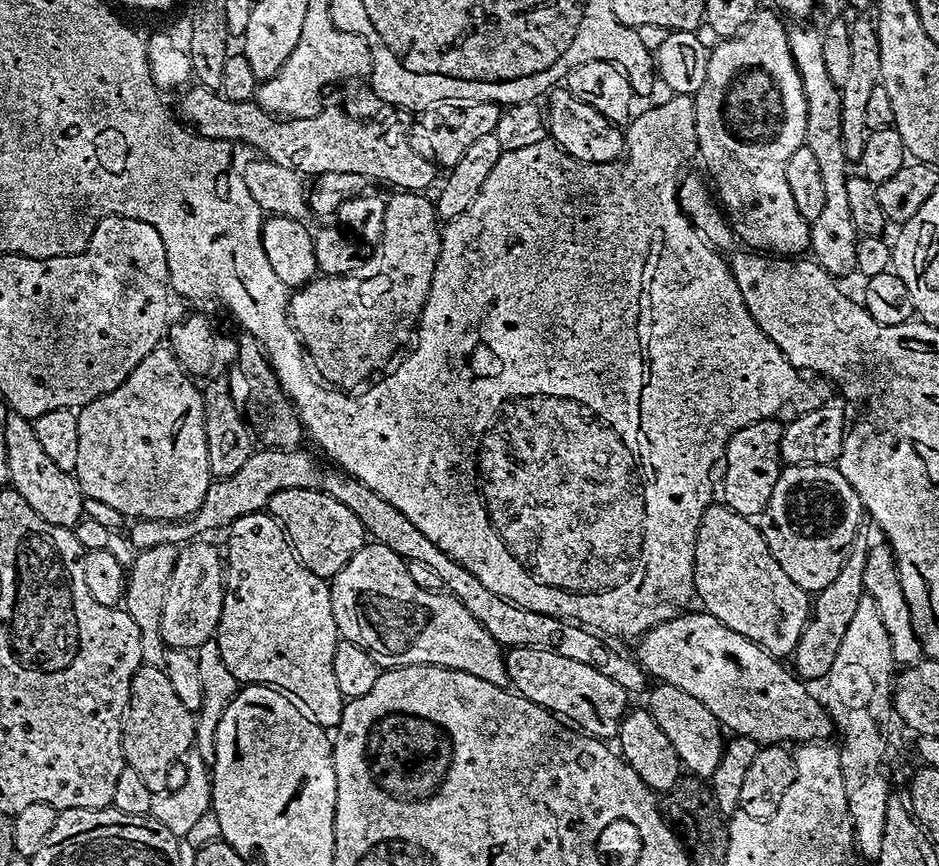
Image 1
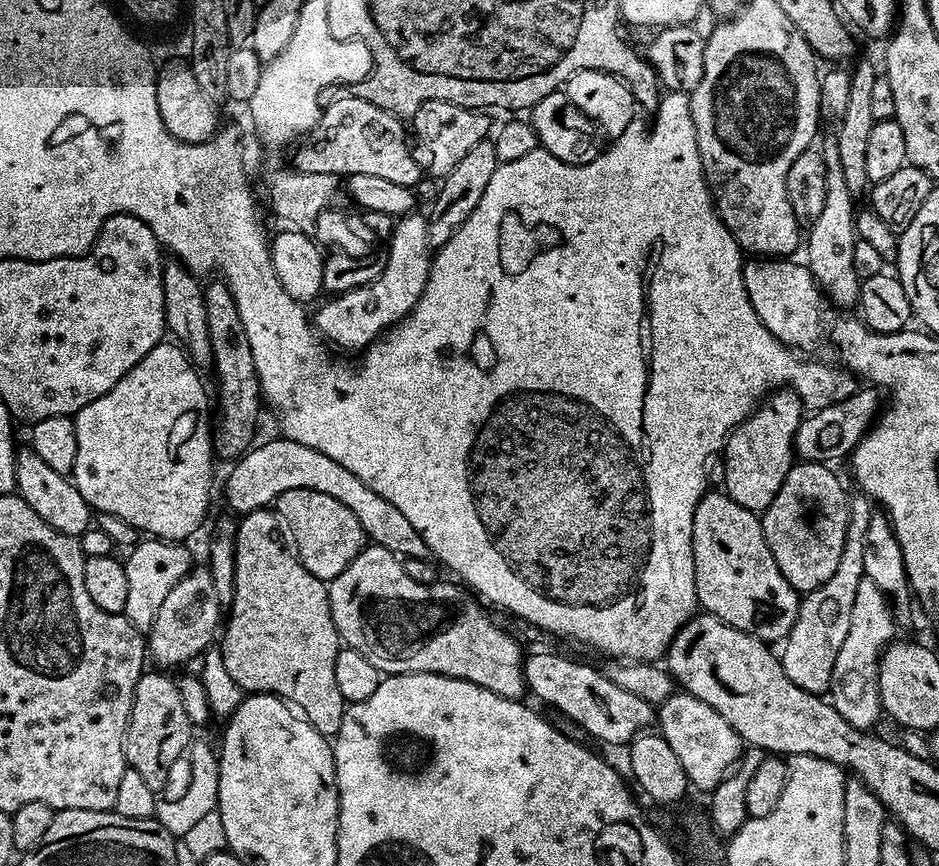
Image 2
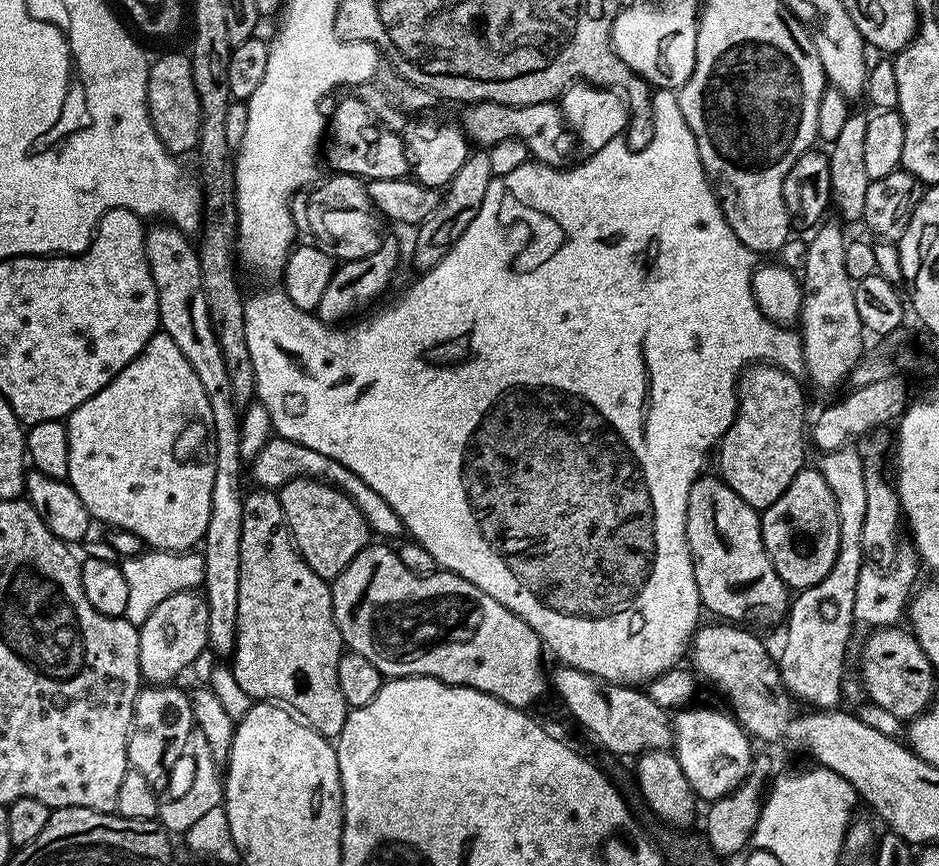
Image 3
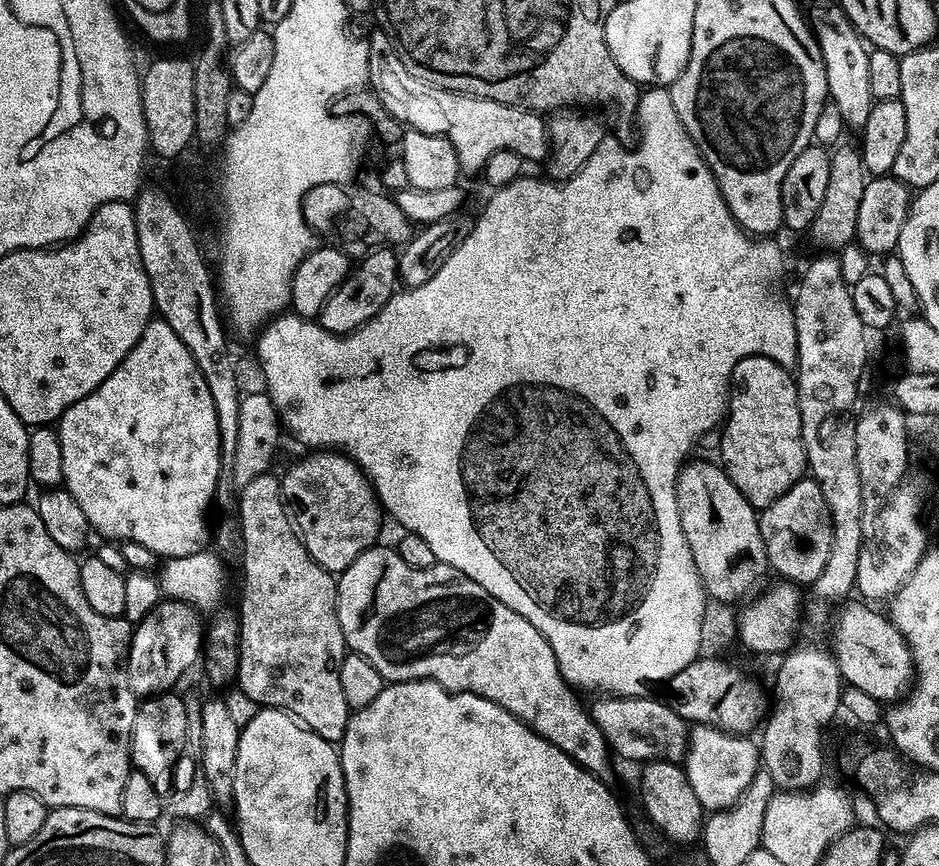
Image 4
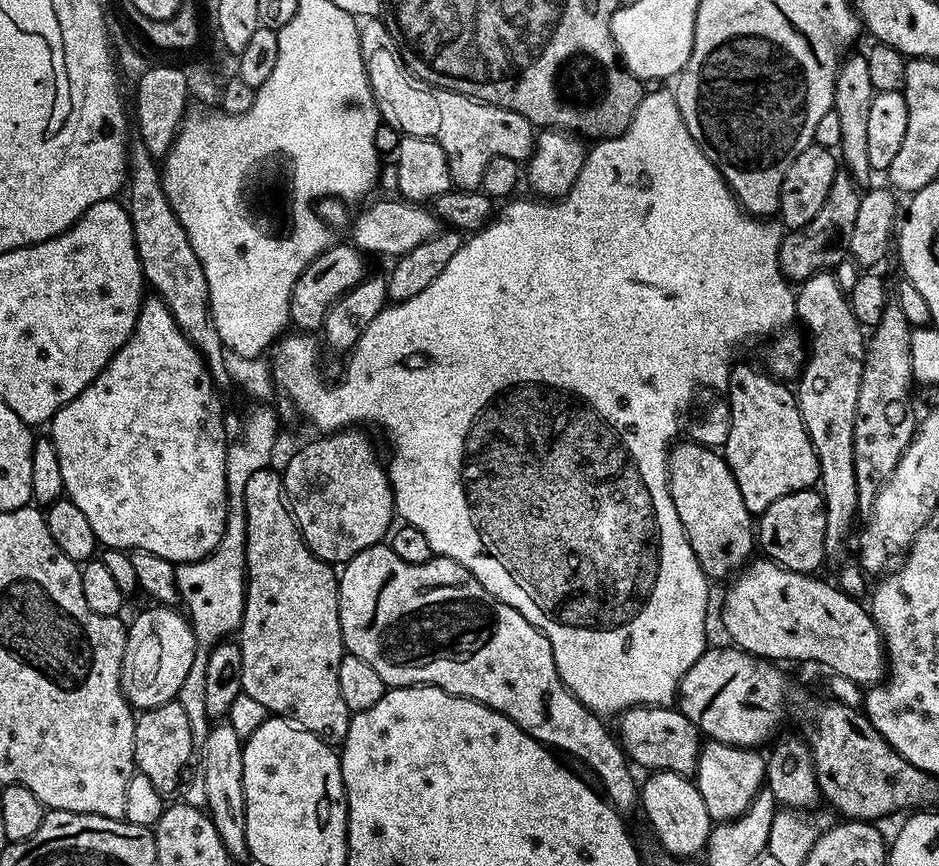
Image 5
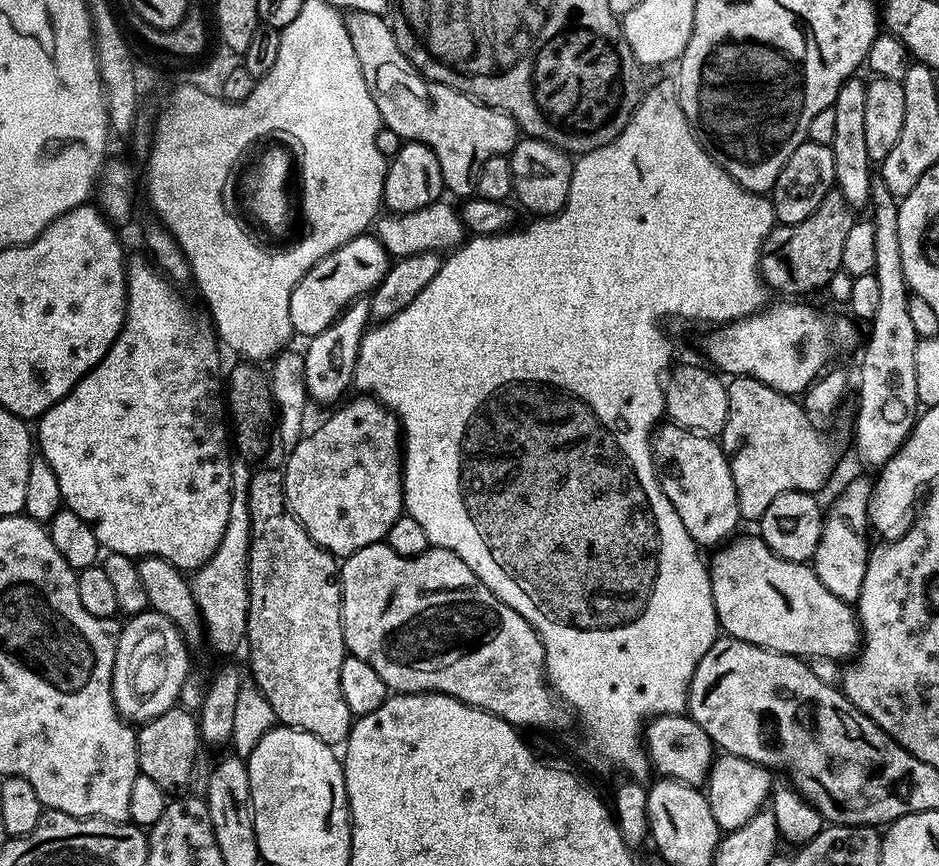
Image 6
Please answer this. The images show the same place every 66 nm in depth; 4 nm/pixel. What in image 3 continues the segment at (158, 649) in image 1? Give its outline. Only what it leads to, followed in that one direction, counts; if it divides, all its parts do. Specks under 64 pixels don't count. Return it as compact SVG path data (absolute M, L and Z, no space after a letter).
M147 549L140 554L127 557L121 568L129 585L129 600L126 602L124 618L137 626L144 624L159 603L164 602L170 594L195 591L204 582L204 557L198 552L168 552L160 549Z

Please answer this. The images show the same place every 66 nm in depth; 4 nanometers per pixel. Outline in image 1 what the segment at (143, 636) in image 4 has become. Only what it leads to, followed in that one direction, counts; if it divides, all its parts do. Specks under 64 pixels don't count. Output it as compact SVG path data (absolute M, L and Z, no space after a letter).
M197 539L179 549L173 572L169 576L169 586L166 590L165 602L160 616L160 637L168 648L198 650L206 641L215 637L216 627L220 621L222 606L224 605L226 568L222 563L221 549L219 552L214 545L207 544L204 540L207 539Z

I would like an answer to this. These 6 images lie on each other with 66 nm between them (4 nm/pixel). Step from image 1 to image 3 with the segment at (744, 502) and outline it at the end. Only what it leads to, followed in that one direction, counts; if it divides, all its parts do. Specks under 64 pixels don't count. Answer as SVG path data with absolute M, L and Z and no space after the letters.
M763 362L740 374L736 417L718 445L718 472L742 502L757 510L778 502L786 486L805 467L806 420L804 424L804 392L800 383L786 370Z

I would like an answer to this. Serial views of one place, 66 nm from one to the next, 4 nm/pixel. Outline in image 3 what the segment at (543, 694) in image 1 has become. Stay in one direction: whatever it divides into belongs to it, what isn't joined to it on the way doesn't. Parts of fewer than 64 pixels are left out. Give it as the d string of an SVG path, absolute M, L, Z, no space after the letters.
M567 666L557 667L557 672L550 676L550 688L556 691L558 699L564 703L564 708L605 748L616 756L639 757L641 752L668 750L673 747L672 722L669 713L658 702L649 698L647 691L627 684L611 684L609 680L599 680L597 676L586 674L577 668Z

